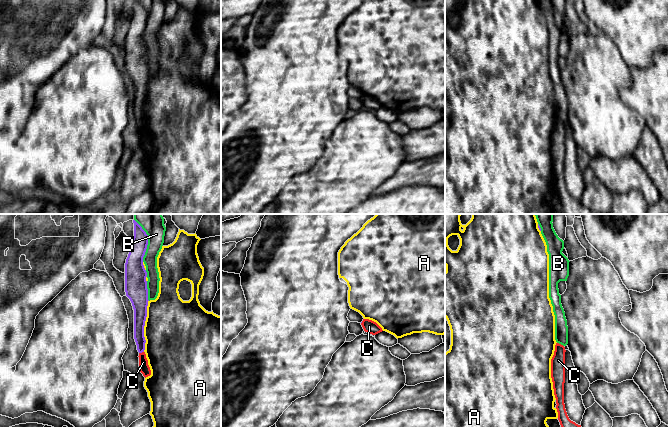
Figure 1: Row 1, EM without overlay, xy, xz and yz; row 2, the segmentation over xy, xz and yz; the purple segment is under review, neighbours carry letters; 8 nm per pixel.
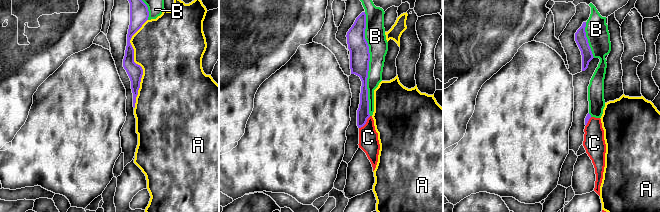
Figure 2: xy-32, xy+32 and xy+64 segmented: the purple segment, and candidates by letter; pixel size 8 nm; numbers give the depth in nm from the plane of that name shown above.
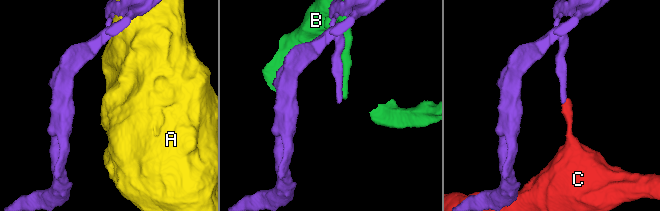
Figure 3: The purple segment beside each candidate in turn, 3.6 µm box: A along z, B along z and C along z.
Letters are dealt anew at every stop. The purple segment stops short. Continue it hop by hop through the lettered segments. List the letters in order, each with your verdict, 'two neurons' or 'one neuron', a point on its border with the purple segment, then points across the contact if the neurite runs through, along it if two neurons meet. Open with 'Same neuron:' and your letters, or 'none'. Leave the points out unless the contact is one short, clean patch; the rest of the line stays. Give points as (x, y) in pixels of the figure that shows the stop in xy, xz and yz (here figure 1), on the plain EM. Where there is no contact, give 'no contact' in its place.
Same neuron: none
A: two neurons; meets purple in xy at (144, 101)
B: two neurons; meets purple in xy at (147, 19)
C: two neurons; meets purple in xy at (141, 128); border along xy (143, 127), (139, 129)

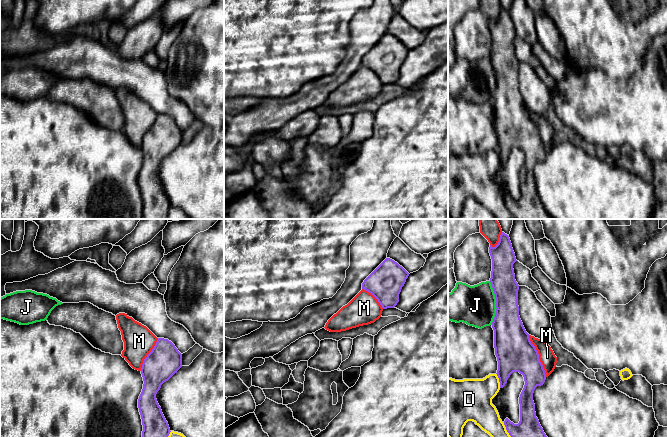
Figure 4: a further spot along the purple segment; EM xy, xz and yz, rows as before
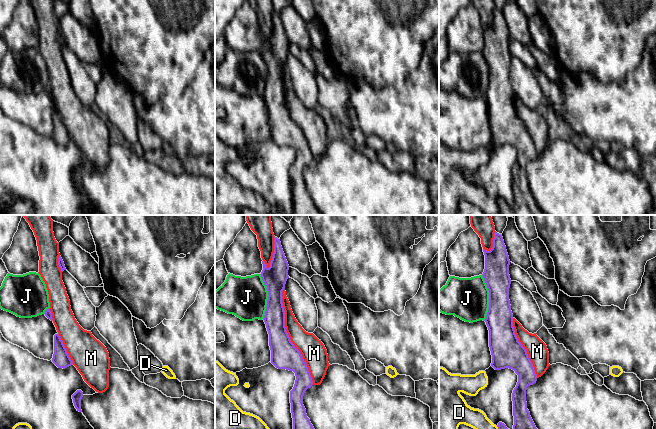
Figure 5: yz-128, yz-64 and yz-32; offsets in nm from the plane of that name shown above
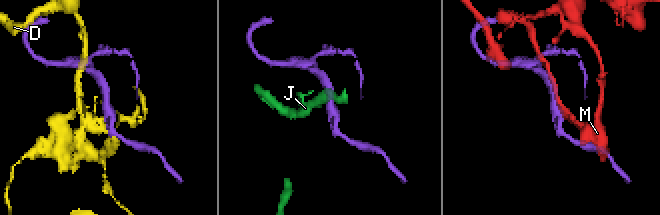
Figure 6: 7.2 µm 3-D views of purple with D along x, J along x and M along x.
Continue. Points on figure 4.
Same neuron: M
D: two neurons; meets purple in yz at (499, 156)
J: two neurons; meets purple in yz at (496, 79); border along yz (489, 57), (494, 70), (496, 84), (492, 100)
M: one neuron; meets purple in yz at (538, 132)

